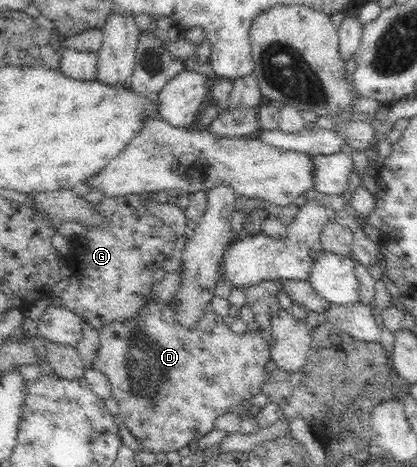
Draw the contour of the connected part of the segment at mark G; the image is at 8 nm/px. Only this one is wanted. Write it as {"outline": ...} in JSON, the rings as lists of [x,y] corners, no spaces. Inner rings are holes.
{"outline":[[[174,190],[142,193],[141,195],[128,195],[117,197],[105,197],[101,204],[95,204],[95,211],[104,214],[109,221],[107,226],[89,227],[87,234],[69,239],[68,254],[62,257],[66,266],[70,269],[68,286],[66,292],[60,298],[63,307],[75,315],[86,320],[95,330],[100,331],[105,324],[115,321],[133,318],[144,306],[146,297],[151,294],[155,279],[153,272],[163,266],[163,262],[169,258],[174,251],[175,240],[178,238],[165,238],[163,222],[146,210],[143,204],[146,201],[157,201],[159,203],[175,205],[183,210],[190,206],[190,194]]]}

